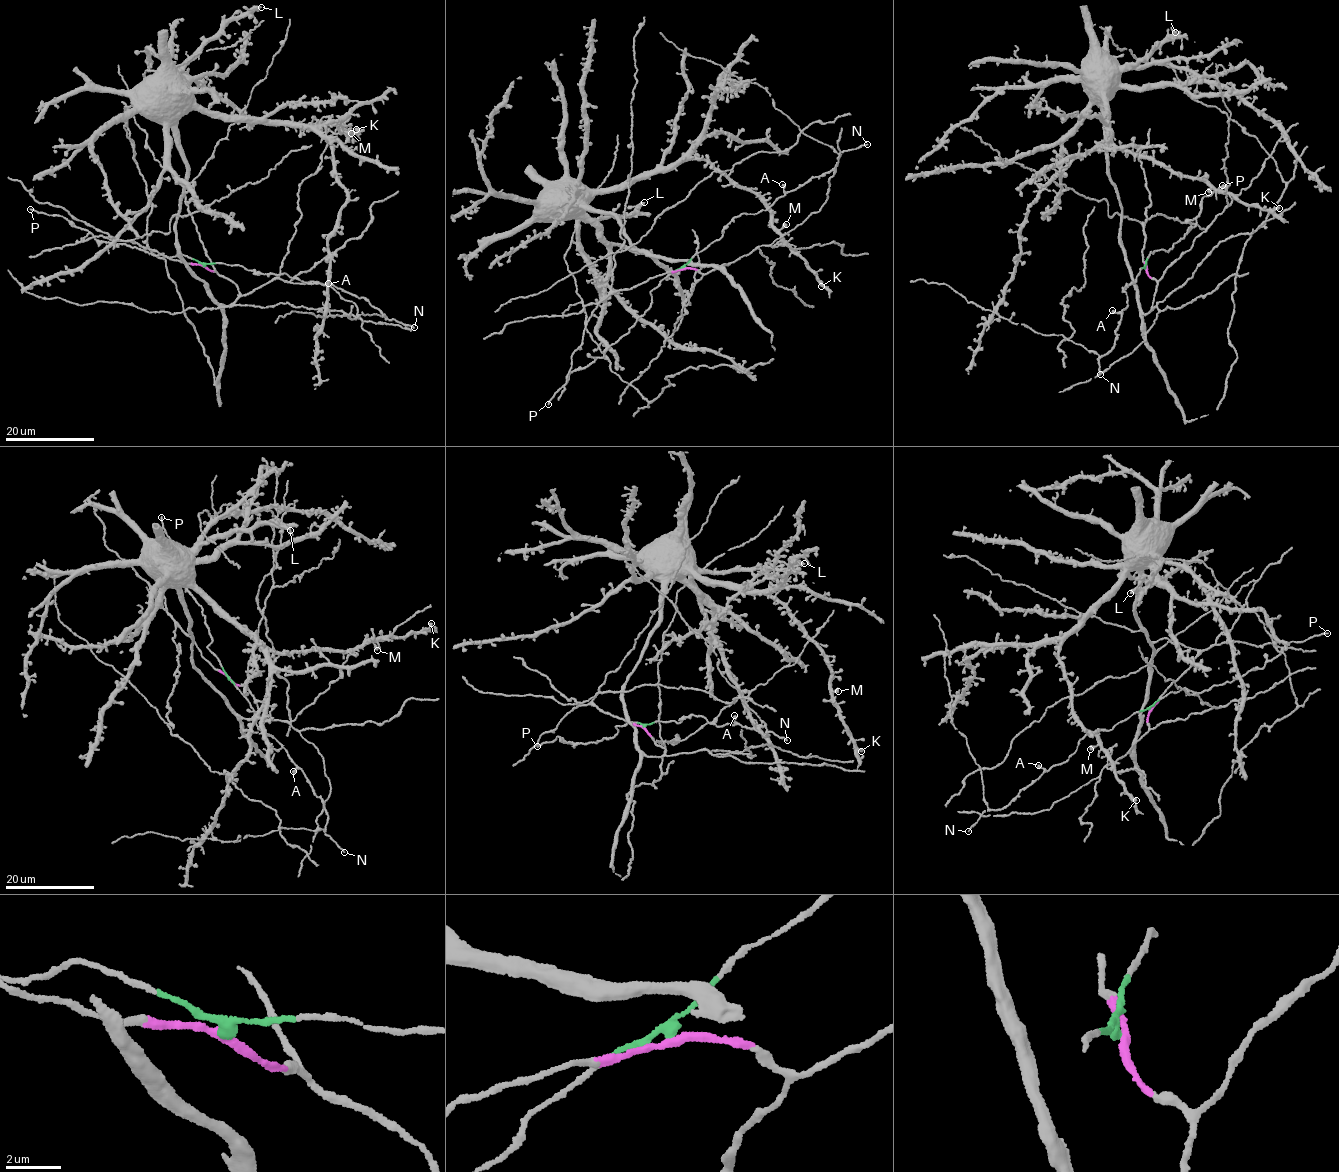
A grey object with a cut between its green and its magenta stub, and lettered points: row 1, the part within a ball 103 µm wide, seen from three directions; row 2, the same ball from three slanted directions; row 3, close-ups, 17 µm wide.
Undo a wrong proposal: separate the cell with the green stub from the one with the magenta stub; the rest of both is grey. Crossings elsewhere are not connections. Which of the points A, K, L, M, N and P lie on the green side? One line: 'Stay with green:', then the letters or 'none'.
Stay with green: A, N, P

